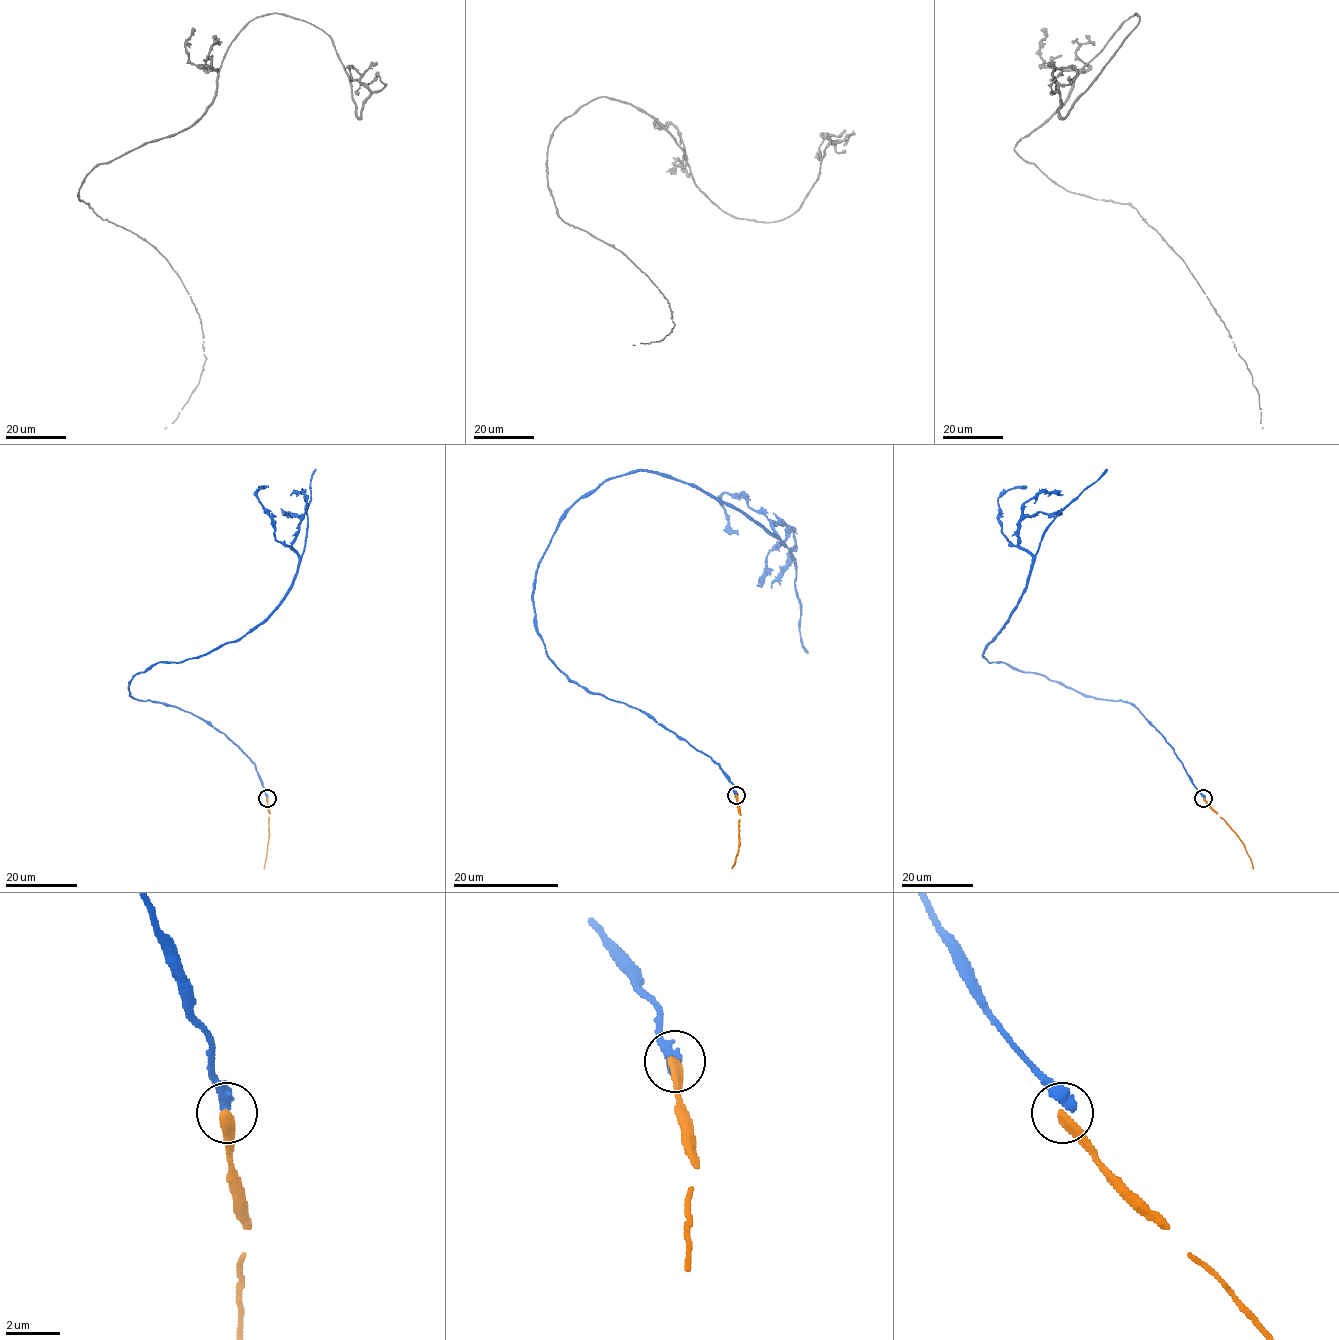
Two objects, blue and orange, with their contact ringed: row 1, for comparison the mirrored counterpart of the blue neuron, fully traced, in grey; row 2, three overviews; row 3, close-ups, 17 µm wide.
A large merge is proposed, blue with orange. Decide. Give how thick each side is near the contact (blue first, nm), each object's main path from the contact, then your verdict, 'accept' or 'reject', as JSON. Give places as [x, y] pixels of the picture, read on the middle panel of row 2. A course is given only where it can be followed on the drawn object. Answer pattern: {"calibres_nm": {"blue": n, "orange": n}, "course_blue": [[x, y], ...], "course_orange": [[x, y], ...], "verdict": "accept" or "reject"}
{"calibres_nm": {"blue": 460, "orange": 400}, "course_blue": [[736, 795], [549, 658], [533, 583], [558, 520], [638, 471], [783, 543], [723, 493], [738, 534]], "course_orange": [[736, 795], [739, 849], [731, 869]], "verdict": "reject"}

